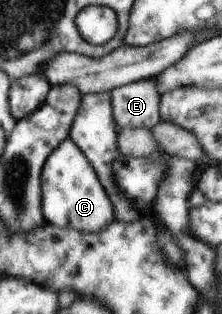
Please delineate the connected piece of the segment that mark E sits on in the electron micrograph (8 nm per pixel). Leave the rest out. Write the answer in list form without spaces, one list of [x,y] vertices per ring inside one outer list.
[[[155,78],[114,88],[109,92],[112,119],[118,132],[122,129],[144,129],[156,126],[160,118],[161,96],[155,87]]]

